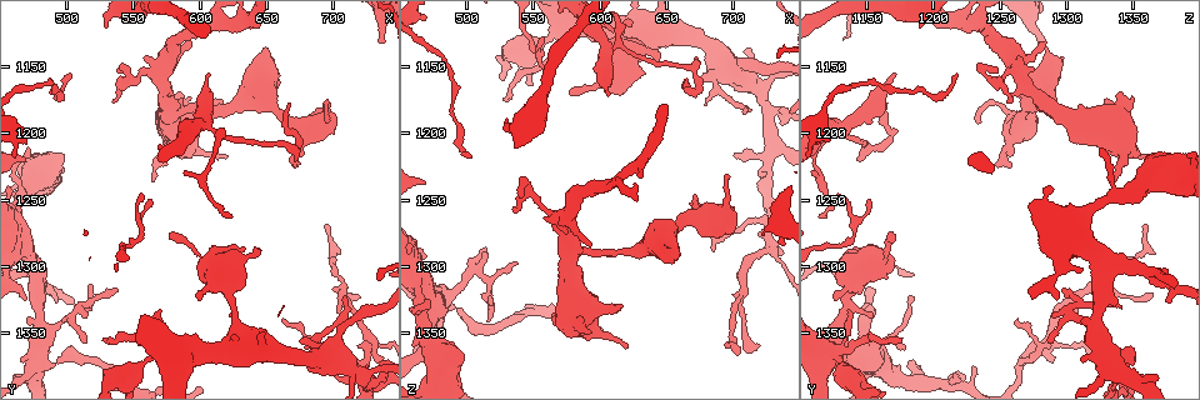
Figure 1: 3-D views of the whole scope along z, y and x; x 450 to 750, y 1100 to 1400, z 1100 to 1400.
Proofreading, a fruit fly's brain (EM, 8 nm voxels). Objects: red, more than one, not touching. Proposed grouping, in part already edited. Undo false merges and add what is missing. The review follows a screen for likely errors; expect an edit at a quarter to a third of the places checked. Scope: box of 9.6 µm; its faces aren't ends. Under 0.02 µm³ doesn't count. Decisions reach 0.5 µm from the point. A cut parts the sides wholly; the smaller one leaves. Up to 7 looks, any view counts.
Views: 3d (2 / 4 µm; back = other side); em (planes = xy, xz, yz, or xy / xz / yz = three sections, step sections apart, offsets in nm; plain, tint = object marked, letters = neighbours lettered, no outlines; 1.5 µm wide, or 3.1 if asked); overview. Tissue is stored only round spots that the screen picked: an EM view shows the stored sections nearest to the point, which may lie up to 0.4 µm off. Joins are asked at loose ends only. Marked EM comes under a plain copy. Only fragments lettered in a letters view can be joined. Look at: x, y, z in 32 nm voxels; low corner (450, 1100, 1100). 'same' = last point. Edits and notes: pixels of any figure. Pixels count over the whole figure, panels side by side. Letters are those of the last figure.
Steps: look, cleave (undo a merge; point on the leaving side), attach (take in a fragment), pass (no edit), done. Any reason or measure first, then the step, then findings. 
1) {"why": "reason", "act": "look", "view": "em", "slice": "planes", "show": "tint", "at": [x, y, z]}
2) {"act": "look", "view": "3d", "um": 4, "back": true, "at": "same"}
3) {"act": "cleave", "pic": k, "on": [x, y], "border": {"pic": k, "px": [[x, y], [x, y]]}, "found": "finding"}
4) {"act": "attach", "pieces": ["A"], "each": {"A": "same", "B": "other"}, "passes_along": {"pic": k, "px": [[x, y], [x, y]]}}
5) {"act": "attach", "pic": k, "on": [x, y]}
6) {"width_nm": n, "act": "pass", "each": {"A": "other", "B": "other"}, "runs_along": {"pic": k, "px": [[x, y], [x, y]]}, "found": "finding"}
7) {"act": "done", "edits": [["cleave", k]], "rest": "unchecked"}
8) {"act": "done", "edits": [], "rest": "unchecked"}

{"why": "tapers out", "act": "look", "view": "3d", "um": 4, "at": [536, 1176, 1256]}

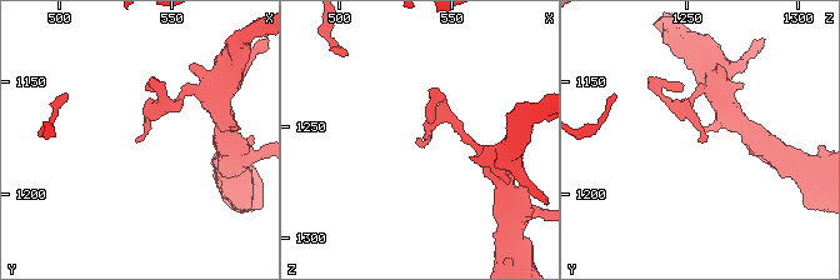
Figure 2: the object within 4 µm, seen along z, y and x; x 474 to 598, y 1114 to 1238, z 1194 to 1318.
{"why": "need the tissue", "act": "look", "view": "em", "slice": "yz", "step": 4, "show": "letters", "at": [536, 1176, 1258]}

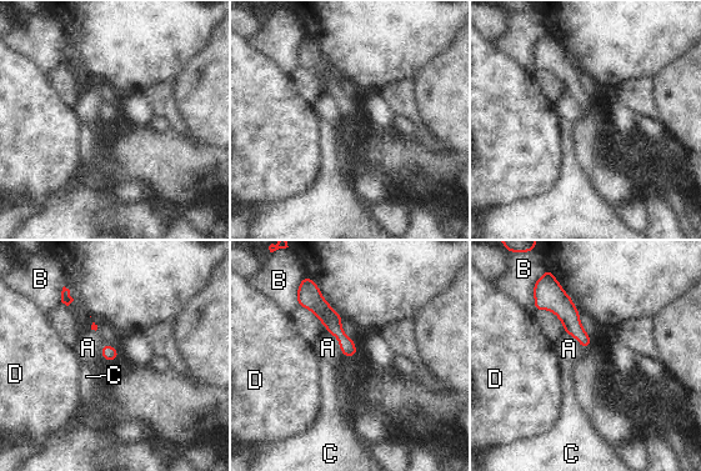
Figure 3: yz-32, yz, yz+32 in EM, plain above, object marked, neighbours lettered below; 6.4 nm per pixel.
{"longest_contact_nm": ["A", 130], "act": "pass", "each": {"A": "other", "B": "other", "C": "other", "D": "other"}, "runs_along": {"pic": 3, "px": [[303, 304], [314, 304], [352, 351]]}, "found": "none of them fits"}

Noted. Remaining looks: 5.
{"why": "four or more arms meet", "act": "look", "view": "em", "slice": "planes", "show": "letters", "at": [606, 1194, 1136]}

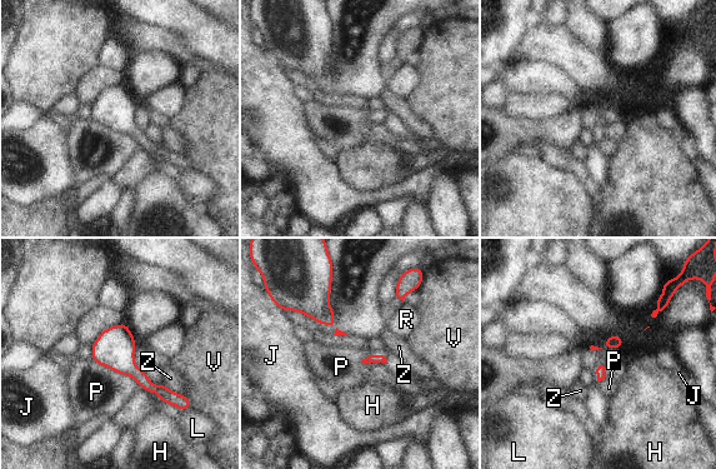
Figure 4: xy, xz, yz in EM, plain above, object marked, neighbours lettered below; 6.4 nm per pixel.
{"act": "pass", "each": {"H": "other", "J": "other", "L": "other", "P": "other", "R": "other", "V": "other", "Z": "other"}, "found": "one neuron here"}

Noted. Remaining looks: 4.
{"why": "branch stops here", "act": "look", "view": "3d", "um": 4, "at": [608, 1154, 1172]}

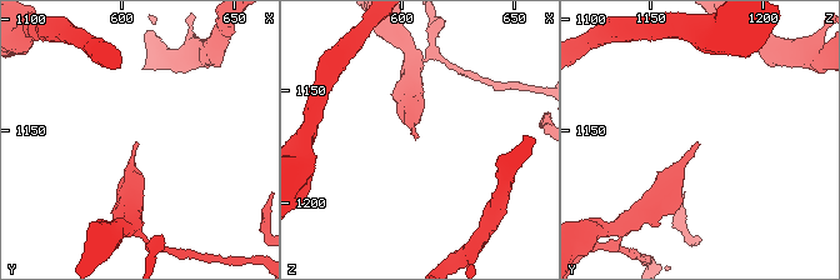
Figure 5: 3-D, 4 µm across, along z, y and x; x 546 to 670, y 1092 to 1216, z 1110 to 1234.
{"act": "look", "view": "em", "slice": "planes", "show": "letters", "at": [607, 1155, 1172]}

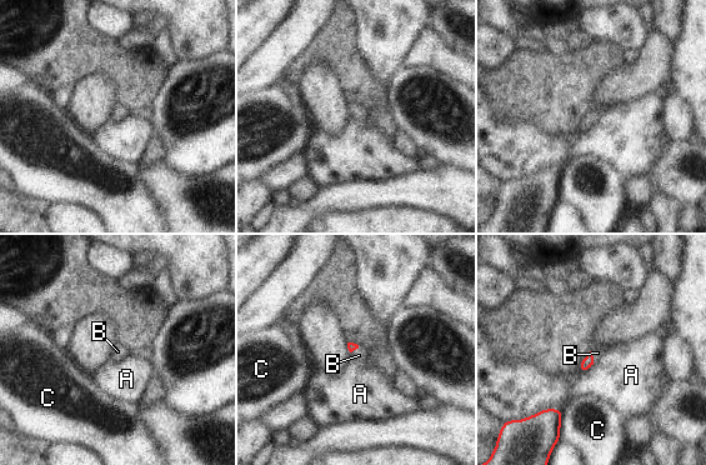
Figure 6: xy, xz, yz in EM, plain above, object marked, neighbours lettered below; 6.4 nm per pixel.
{"act": "attach", "pieces": ["B"], "each": {"A": "other", "B": "same", "C": "other"}, "passes_along": {"pic": 6, "px": [[587, 361], [592, 358], [597, 353]]}, "found": "it goes on there"}

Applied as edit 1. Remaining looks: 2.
{"act": "done", "edits": [["attach", 6]], "rest": "unchecked"}

